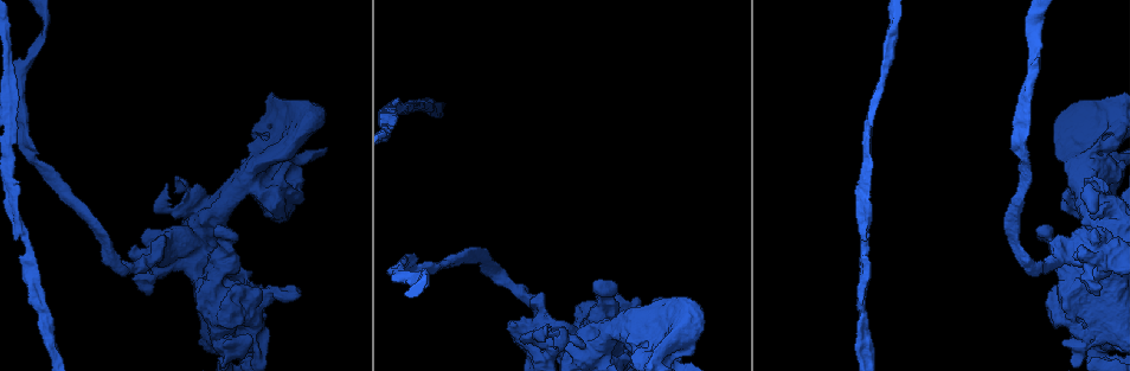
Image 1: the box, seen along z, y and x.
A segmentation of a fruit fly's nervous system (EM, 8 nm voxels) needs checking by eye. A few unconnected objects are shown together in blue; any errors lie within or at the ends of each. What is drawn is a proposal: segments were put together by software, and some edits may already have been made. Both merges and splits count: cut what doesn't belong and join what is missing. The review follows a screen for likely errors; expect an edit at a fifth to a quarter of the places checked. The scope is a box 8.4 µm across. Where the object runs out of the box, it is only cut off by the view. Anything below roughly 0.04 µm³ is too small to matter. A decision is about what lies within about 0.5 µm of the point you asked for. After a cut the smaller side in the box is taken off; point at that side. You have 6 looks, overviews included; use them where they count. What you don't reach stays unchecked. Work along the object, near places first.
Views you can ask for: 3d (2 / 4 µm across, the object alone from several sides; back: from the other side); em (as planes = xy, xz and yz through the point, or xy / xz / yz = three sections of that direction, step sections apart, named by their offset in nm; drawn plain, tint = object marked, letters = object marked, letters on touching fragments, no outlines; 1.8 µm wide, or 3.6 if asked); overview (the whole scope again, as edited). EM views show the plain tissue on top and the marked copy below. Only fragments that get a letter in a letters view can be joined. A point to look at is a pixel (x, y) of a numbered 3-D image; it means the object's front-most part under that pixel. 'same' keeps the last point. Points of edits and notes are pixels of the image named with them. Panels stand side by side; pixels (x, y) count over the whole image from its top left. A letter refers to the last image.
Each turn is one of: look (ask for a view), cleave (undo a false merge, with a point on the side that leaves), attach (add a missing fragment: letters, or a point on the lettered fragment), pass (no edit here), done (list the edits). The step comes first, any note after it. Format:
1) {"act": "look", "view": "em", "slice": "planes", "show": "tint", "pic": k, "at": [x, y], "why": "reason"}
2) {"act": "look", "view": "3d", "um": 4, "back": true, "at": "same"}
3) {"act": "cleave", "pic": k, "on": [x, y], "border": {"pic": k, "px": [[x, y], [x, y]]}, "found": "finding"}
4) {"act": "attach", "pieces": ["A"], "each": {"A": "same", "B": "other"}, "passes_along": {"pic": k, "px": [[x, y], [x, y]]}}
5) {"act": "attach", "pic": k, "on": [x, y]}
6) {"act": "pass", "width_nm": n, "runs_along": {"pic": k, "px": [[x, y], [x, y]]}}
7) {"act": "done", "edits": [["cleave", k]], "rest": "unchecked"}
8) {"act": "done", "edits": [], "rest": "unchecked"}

{"act": "look", "view": "em", "slice": "xz", "step": 16, "show": "tint", "pic": 1, "at": [250, 349], "why": "touches itself"}

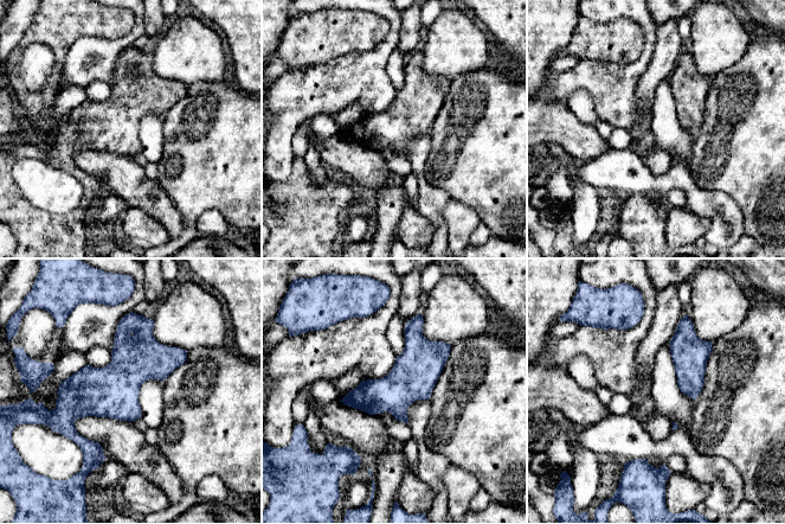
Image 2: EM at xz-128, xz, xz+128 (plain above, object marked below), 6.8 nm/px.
{"act": "look", "view": "em", "slice": "planes", "show": "tint", "at": "same", "why": "cut it another way"}

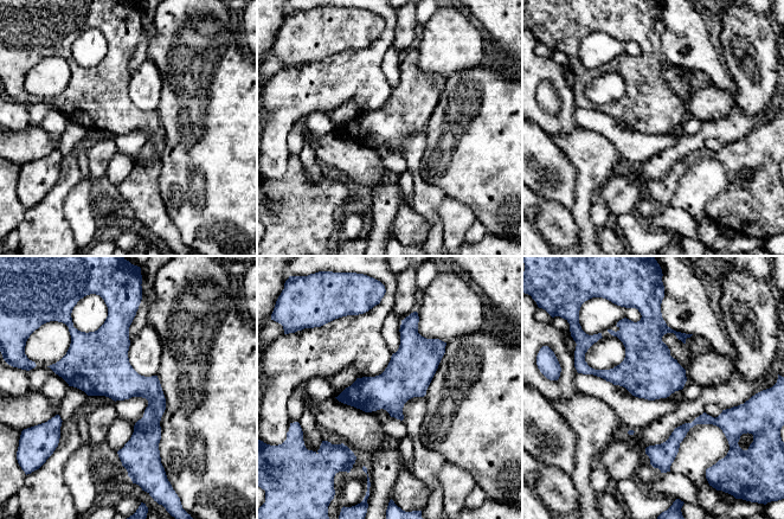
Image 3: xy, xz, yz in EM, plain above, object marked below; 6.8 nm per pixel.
{"act": "look", "view": "em", "slice": "planes", "show": "letters", "at": "same", "why": "see the neighbours"}

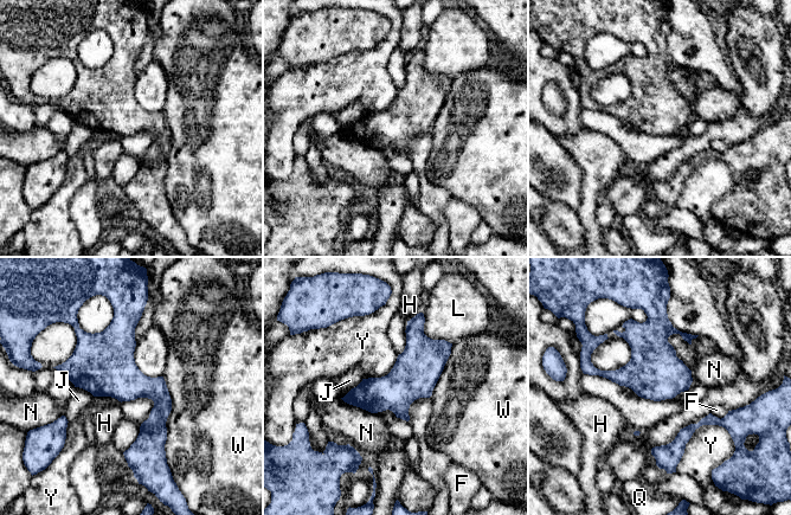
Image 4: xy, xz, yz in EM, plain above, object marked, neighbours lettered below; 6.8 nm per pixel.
{"act": "pass", "width_nm": 300, "each": {"F": "other", "H": "other", "J": "other", "L": "other", "N": "other", "Q": "other", "W": "other", "Y": "other"}, "border": {"pic": 4, "px": [[728, 431], [700, 425], [675, 470]]}, "found": "all the same neuron"}

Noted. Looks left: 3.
{"act": "look", "view": "3d", "um": 4, "back": true, "pic": 1, "at": [183, 245], "why": "calibre changes"}

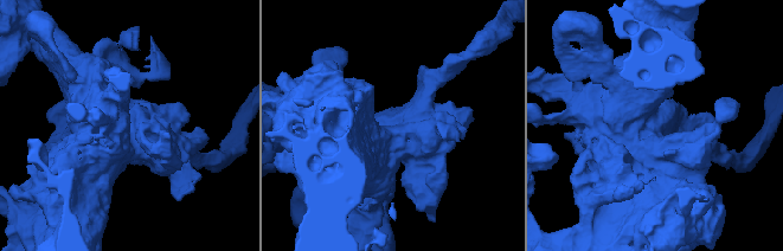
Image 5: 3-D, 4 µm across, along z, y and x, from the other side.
{"act": "look", "view": "em", "um": 3.6, "slice": "planes", "show": "letters", "pic": 5, "at": [394, 141], "why": "need the tissue"}

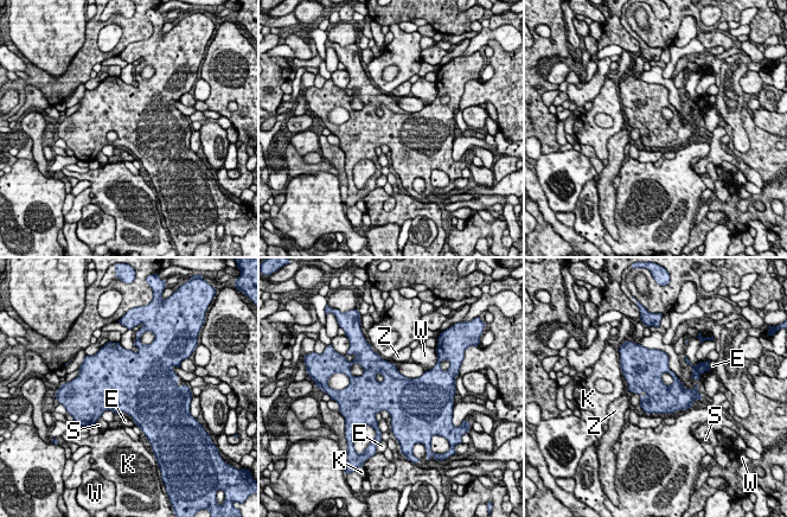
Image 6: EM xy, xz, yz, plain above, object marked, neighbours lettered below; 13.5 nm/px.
{"act": "pass", "each": {"E": "other", "K": "other", "S": "other", "W": "other", "Z": "other"}, "border": {"pic": 6, "px": [[132, 420], [135, 423]]}, "found": "continuous, no second neuron"}

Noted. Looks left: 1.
{"act": "done", "edits": [], "rest": "unchecked"}

